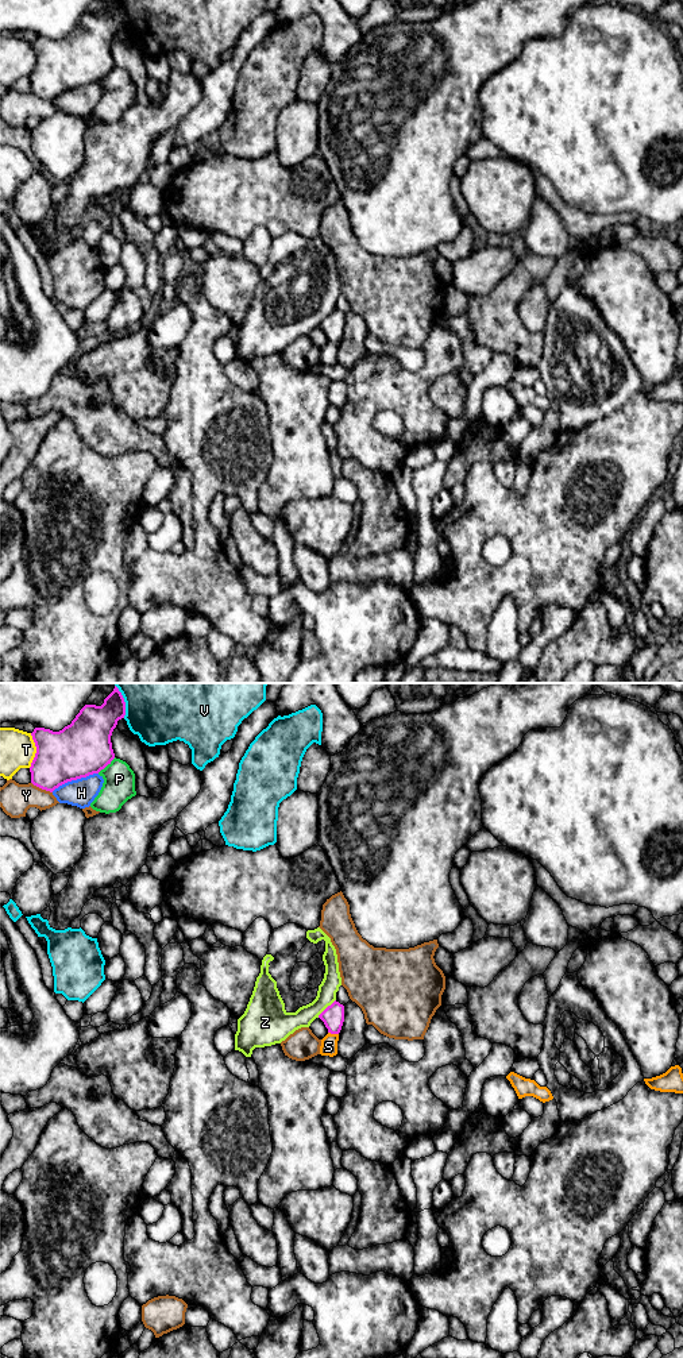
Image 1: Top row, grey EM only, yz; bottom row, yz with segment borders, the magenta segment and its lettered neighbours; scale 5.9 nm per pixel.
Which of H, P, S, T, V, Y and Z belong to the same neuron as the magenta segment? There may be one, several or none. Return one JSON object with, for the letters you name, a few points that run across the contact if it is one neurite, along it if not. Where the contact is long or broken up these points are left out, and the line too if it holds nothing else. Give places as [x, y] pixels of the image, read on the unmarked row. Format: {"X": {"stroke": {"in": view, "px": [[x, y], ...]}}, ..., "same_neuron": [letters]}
{"same_neuron": []}

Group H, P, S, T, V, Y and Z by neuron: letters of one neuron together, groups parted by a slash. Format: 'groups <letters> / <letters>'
groups H / P / S / T / V / Y / Z

